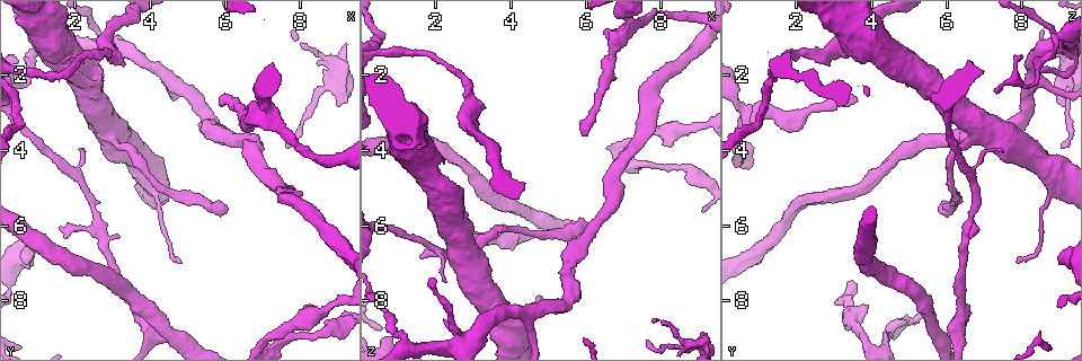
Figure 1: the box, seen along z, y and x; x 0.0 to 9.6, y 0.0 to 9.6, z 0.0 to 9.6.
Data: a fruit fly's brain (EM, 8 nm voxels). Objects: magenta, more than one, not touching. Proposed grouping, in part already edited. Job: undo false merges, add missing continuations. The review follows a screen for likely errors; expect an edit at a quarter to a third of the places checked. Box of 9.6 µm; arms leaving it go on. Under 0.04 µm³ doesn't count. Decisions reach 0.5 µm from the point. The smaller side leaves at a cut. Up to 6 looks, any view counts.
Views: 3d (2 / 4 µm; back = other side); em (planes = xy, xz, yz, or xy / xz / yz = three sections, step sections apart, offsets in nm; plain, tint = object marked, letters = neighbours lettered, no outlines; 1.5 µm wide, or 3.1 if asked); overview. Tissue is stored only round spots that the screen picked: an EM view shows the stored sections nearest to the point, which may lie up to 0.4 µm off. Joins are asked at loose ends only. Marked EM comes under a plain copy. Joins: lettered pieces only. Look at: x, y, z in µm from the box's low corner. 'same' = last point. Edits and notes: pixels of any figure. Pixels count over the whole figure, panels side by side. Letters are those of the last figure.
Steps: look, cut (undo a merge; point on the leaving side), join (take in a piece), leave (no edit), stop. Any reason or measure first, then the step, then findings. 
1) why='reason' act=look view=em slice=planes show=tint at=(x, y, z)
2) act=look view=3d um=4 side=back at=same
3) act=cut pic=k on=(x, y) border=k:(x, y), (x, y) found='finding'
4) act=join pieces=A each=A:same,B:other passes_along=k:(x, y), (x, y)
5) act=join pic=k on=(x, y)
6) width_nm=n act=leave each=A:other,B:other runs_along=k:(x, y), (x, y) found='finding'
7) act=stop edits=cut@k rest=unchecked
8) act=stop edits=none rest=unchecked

why='four-way junction' act=look view=em slice=planes show=tint at=(2.65, 1.10, 8.95)

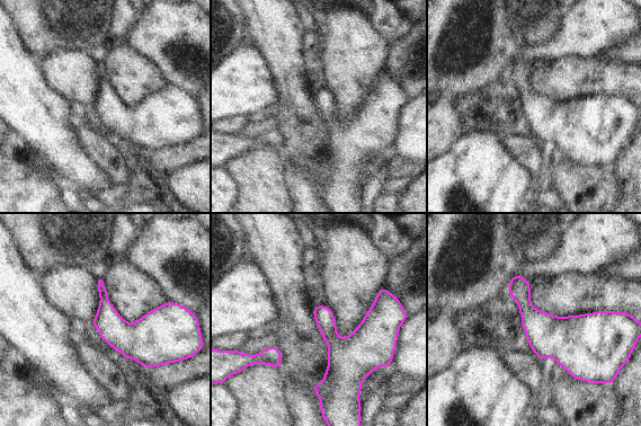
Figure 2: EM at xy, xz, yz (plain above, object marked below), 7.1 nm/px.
act=look view=em slice=planes show=letters at=same

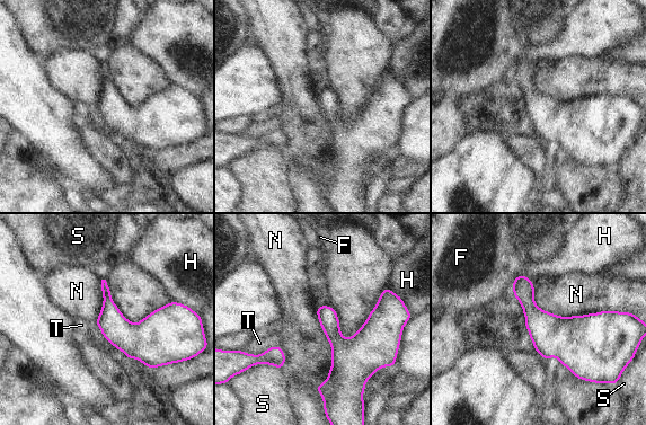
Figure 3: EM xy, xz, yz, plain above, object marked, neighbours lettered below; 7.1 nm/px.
act=leave each=F:other,H:other,N:other,S:other,T:other found='all the same neuron'

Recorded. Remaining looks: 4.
act=look view=em slice=xz step=4 show=tint at=(4.80, 7.00, 7.90)

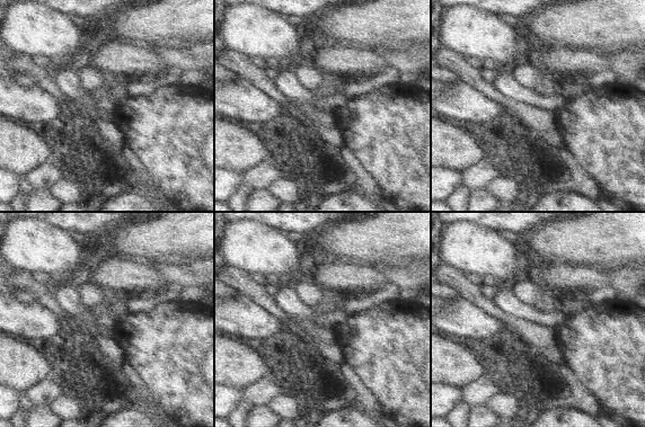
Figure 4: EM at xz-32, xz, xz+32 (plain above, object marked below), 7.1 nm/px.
why='another direction' act=look view=em slice=planes show=letters at=same

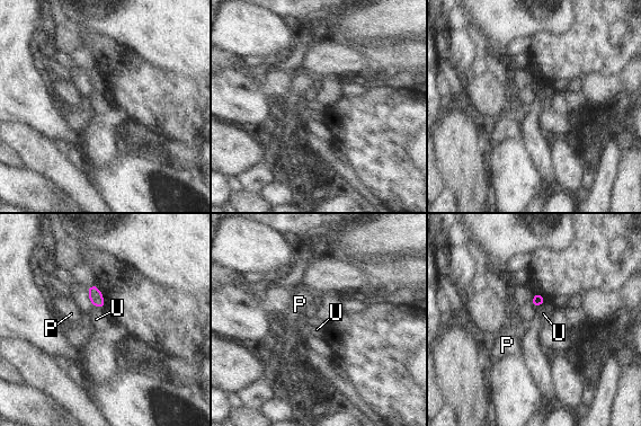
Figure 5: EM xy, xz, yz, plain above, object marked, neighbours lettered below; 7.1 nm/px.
act=leave each=P:other,U:other border=5:(546, 300), (535, 308) found='no lettered piece goes on from it'

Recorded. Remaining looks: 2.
act=stop edits=none rest=unchecked

